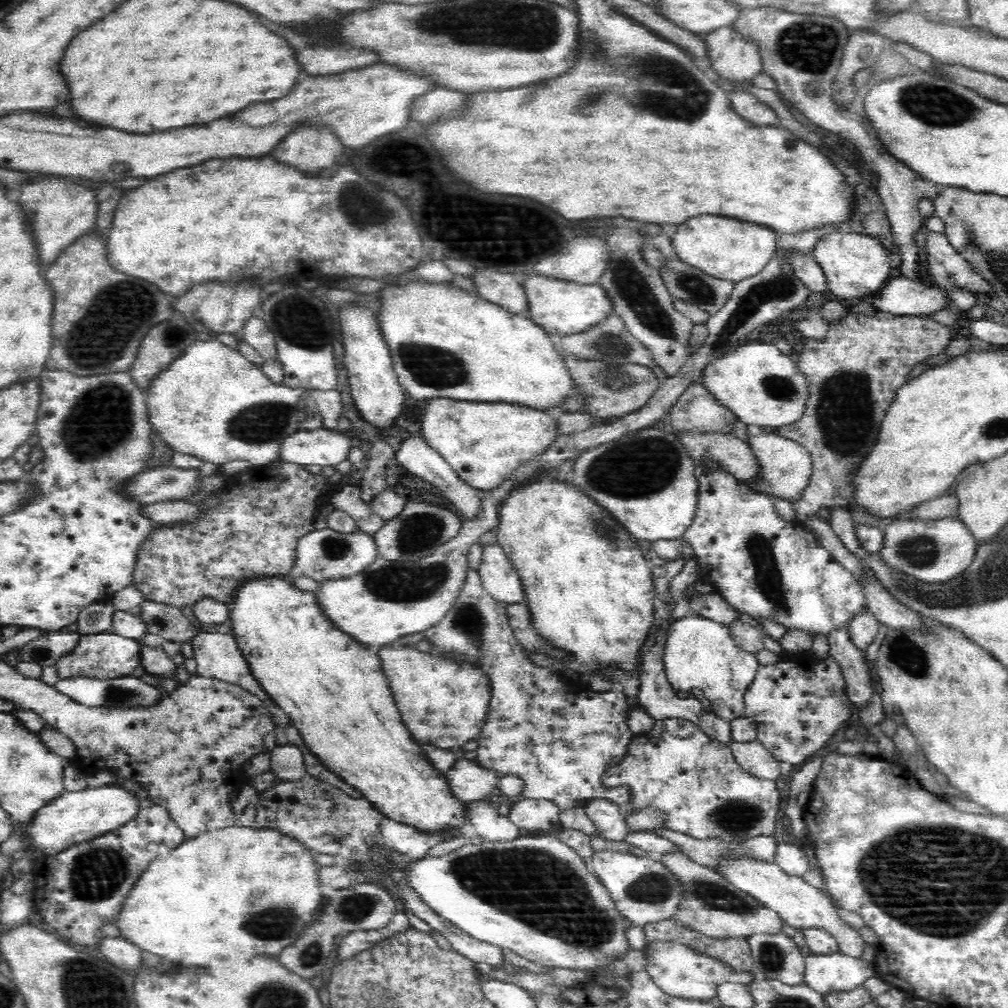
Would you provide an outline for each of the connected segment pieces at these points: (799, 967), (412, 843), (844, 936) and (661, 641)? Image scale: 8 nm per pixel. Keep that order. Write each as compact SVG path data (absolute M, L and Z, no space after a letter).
M784 933L747 938L757 980L773 981L796 988L806 986L805 956Z
M388 819L380 822L379 833L380 840L390 850L410 859L423 858L428 849L440 842L438 838L429 838L429 836Z
M738 860L728 862L722 868L722 875L728 877L738 889L754 896L760 902L776 912L784 924L796 931L806 928L818 928L828 932L836 945L837 950L848 956L859 957L868 950L870 945L860 934L858 928L854 928L850 922L846 922L838 909L840 905L830 893L824 889L816 888L808 883L802 875L791 875L783 871L776 863L766 864L765 862L753 862L753 860Z
M668 594L667 599L656 600L655 603L655 620L656 620L656 634L652 638L652 646L644 653L642 658L642 674L639 676L639 704L650 718L656 720L664 720L666 718L681 718L682 720L689 720L698 725L710 738L714 738L724 744L728 744L731 740L730 727L728 722L724 722L712 716L710 712L702 710L702 706L698 700L693 697L682 698L678 697L675 688L668 682L667 674L664 666L664 650L666 646L666 639L668 631L674 622L674 608L676 608L676 598Z

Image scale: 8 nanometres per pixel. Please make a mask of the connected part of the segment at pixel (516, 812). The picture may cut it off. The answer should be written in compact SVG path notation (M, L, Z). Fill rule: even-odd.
M518 798L507 815L519 829L551 832L550 828L553 825L560 824L558 819L560 812L552 801Z

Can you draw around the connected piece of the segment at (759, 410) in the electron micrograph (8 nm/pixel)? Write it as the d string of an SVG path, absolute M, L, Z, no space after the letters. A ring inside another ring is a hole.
M759 340L743 341L738 347L723 352L722 356L709 360L702 367L699 383L736 420L759 427L792 424L802 416L807 397L805 380L789 355Z

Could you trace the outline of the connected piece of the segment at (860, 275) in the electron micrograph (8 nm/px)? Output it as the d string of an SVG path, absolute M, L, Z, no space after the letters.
M844 230L821 240L812 252L828 279L828 289L844 301L876 294L890 278L889 251L873 236Z

